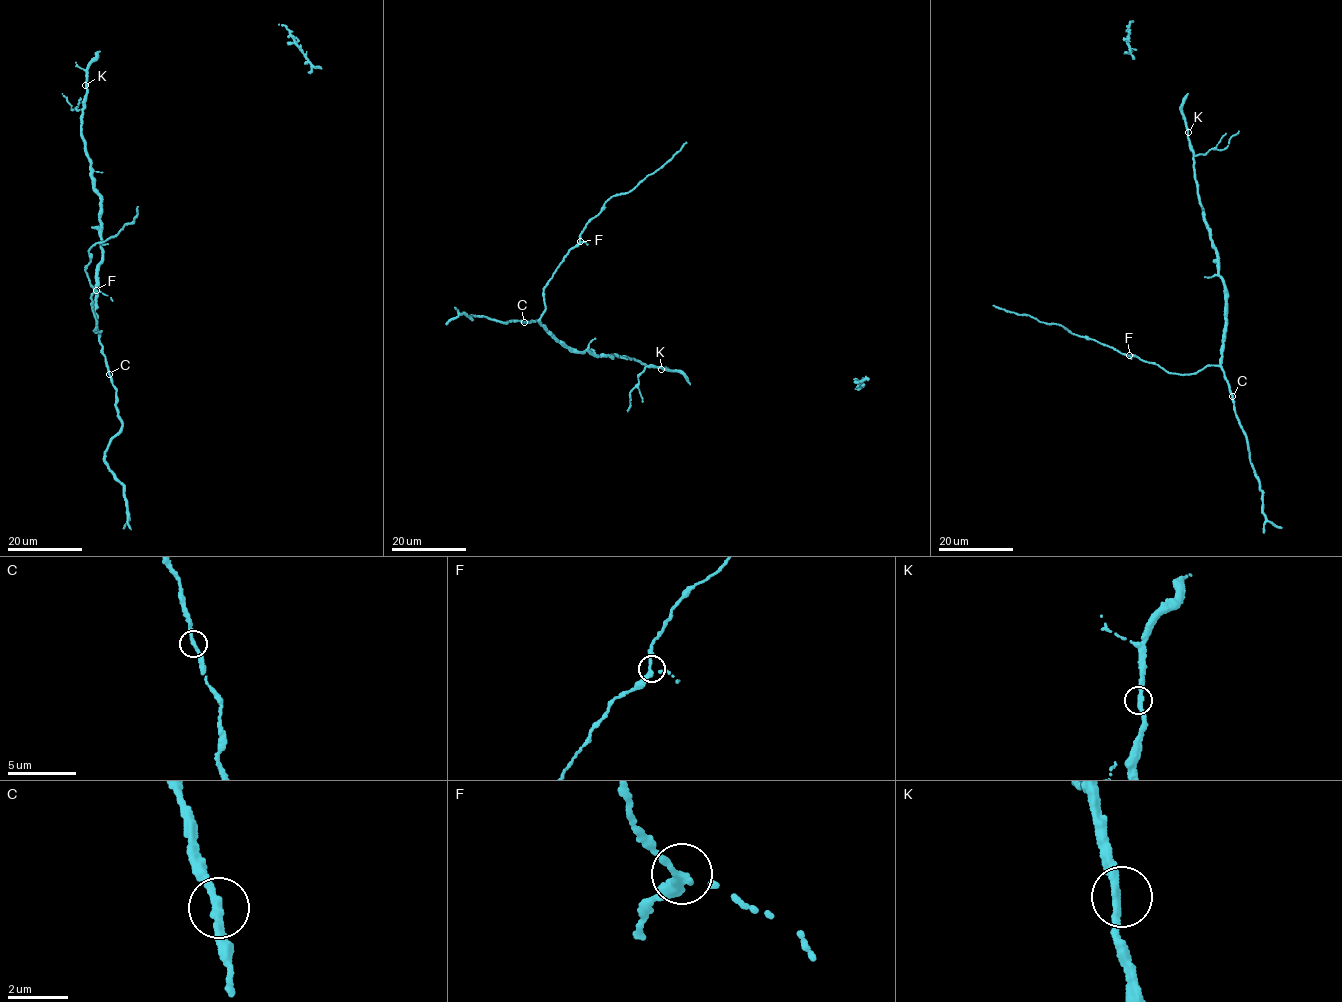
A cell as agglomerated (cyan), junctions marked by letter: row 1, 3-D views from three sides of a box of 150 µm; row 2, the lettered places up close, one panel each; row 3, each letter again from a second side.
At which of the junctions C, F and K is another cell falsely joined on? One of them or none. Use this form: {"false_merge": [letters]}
{"false_merge": []}

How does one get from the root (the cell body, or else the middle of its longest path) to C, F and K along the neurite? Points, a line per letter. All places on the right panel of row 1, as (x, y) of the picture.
C: (1209, 234), (1217, 255), (1218, 275), (1224, 283), (1226, 303), (1220, 367), (1233, 396)
F: (1209, 234), (1226, 303), (1221, 363), (1209, 364), (1194, 373), (1175, 374), (1129, 355)
K: (1209, 234), (1195, 179), (1188, 132)

